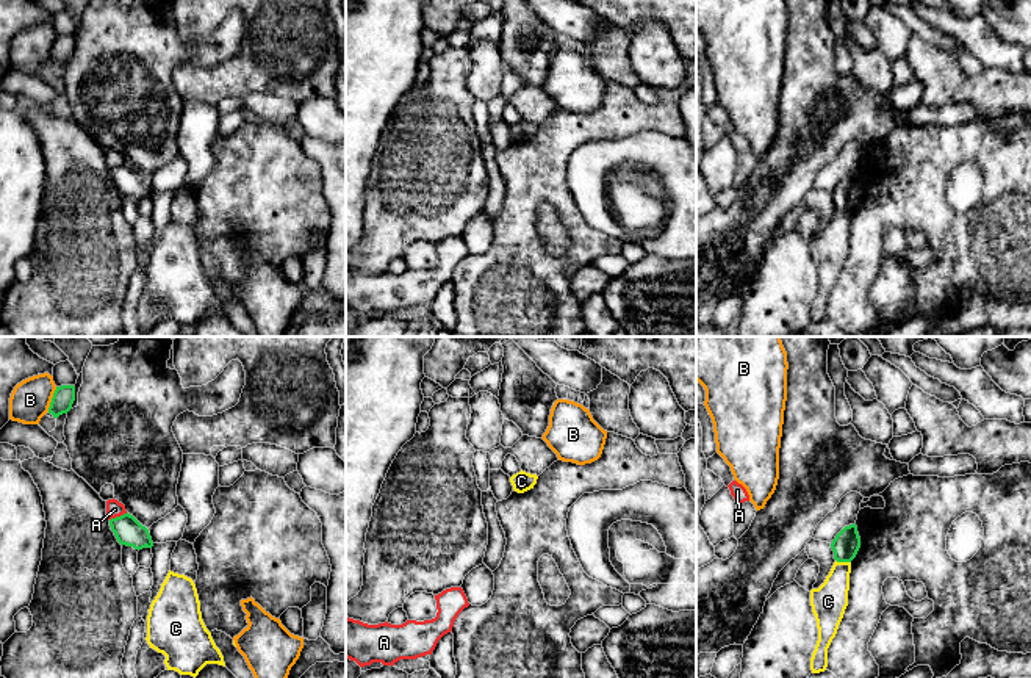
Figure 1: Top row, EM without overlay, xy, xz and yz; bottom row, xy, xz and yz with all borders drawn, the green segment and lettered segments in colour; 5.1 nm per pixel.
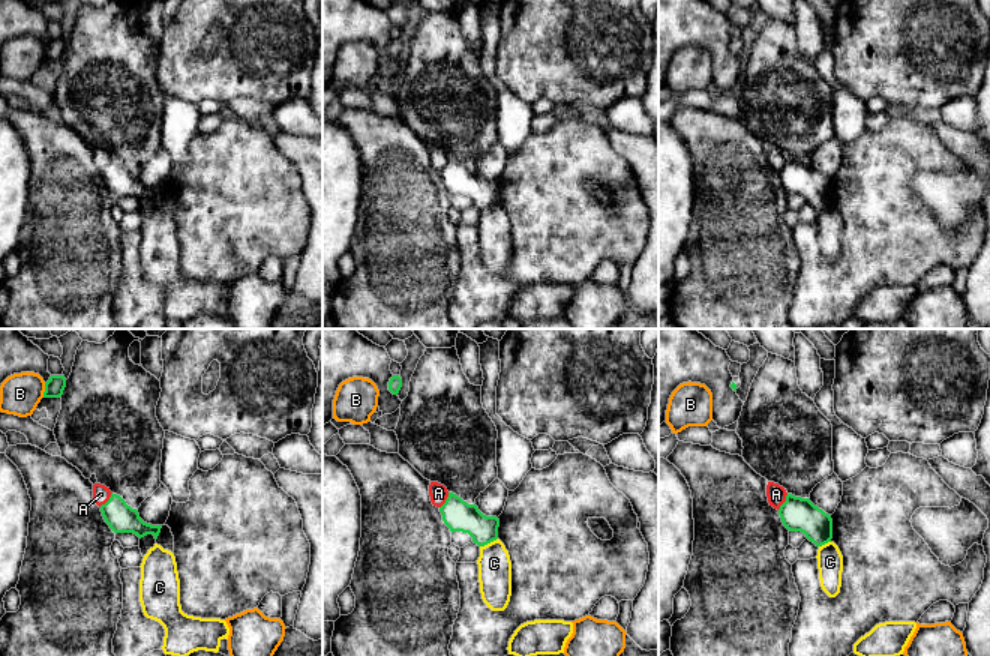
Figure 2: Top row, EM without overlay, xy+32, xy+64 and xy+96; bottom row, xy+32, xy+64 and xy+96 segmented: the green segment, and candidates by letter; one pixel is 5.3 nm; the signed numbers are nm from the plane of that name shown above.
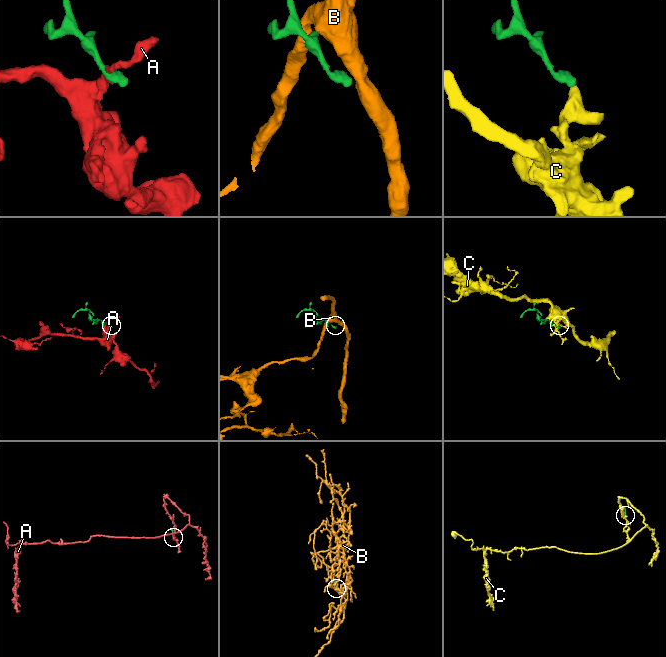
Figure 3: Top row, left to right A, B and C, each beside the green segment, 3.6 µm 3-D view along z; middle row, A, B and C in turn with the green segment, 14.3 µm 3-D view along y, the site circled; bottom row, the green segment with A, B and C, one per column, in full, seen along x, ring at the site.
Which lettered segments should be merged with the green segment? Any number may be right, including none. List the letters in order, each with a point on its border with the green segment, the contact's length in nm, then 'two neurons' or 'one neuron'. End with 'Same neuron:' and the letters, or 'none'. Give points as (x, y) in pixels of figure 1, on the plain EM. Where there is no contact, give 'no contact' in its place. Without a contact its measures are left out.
A: xy (118, 166) | 100 nm | two neurons
B: xy (52, 49) | 140 nm | two neurons
C: yz (844, 210) | 80 nm | two neurons
Same neuron: none

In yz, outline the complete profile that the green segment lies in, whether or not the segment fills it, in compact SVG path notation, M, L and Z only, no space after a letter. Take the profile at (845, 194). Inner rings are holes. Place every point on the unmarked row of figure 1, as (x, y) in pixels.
M856 172L845 175L832 189L831 197L837 211L851 211L860 197Z

